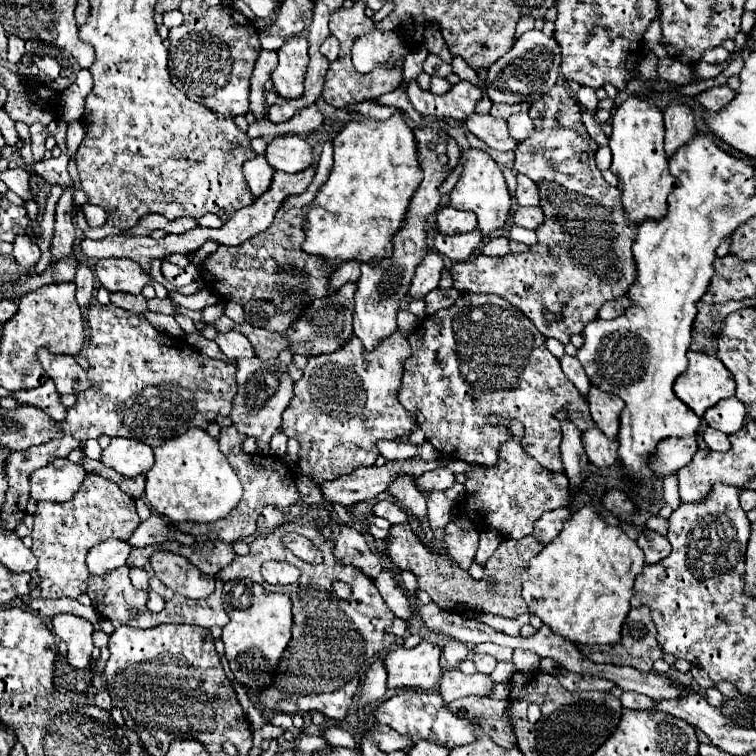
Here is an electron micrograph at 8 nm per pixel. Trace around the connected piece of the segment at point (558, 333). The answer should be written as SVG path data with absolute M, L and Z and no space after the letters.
M553 86L545 98L531 104L529 114L535 122L535 132L515 150L515 170L531 178L539 188L541 208L545 214L543 224L535 230L539 240L523 254L505 254L493 258L477 254L471 260L453 264L451 272L455 276L457 290L499 294L515 308L519 308L543 336L553 336L567 344L571 334L581 334L583 328L597 318L599 308L605 302L625 296L629 286L635 284L637 266L631 254L631 242L635 240L637 224L625 216L619 188L609 186L601 176L601 170L595 164L595 152L599 144L587 134L587 128L581 122L581 106L567 92L567 86Z

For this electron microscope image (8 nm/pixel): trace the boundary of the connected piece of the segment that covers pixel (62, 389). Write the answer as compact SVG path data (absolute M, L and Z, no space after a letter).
M41 348L37 356L47 376L53 378L59 394L77 394L79 390L85 390L85 386L89 386L89 378L77 364L75 356L53 354L47 348Z

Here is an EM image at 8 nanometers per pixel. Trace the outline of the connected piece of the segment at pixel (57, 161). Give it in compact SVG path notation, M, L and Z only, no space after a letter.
M63 148L61 156L59 158L51 158L51 160L43 160L43 162L37 162L35 164L35 172L39 176L43 176L47 182L51 184L61 184L61 186L67 186L71 182L69 174L67 174L67 162L69 162L69 156L67 156L67 148Z

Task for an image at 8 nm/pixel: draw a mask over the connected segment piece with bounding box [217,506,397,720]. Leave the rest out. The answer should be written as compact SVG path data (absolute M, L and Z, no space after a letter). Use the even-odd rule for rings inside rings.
M319 506L311 508L305 514L301 514L295 520L289 520L281 524L277 530L273 530L267 536L259 536L253 540L251 552L247 556L235 556L235 560L225 566L217 576L227 582L233 578L251 578L253 582L259 582L269 592L281 592L287 594L293 602L293 636L289 648L283 652L279 664L287 664L283 674L277 674L277 684L271 684L257 692L257 706L263 712L269 714L301 714L317 710L329 718L341 720L345 718L353 696L365 678L373 658L381 652L387 652L395 642L395 634L391 632L393 626L393 612L385 606L381 594L377 592L371 578L361 574L353 566L341 566L331 556L333 542L321 538L319 530L315 528L317 520L329 520L329 512ZM283 532L299 532L301 536L309 538L317 550L323 554L321 564L309 564L297 558L285 544L283 544ZM265 560L277 560L293 564L301 570L301 578L295 584L287 586L271 586L261 578L261 564ZM341 580L347 582L353 590L349 600L339 600L331 592L331 582Z

